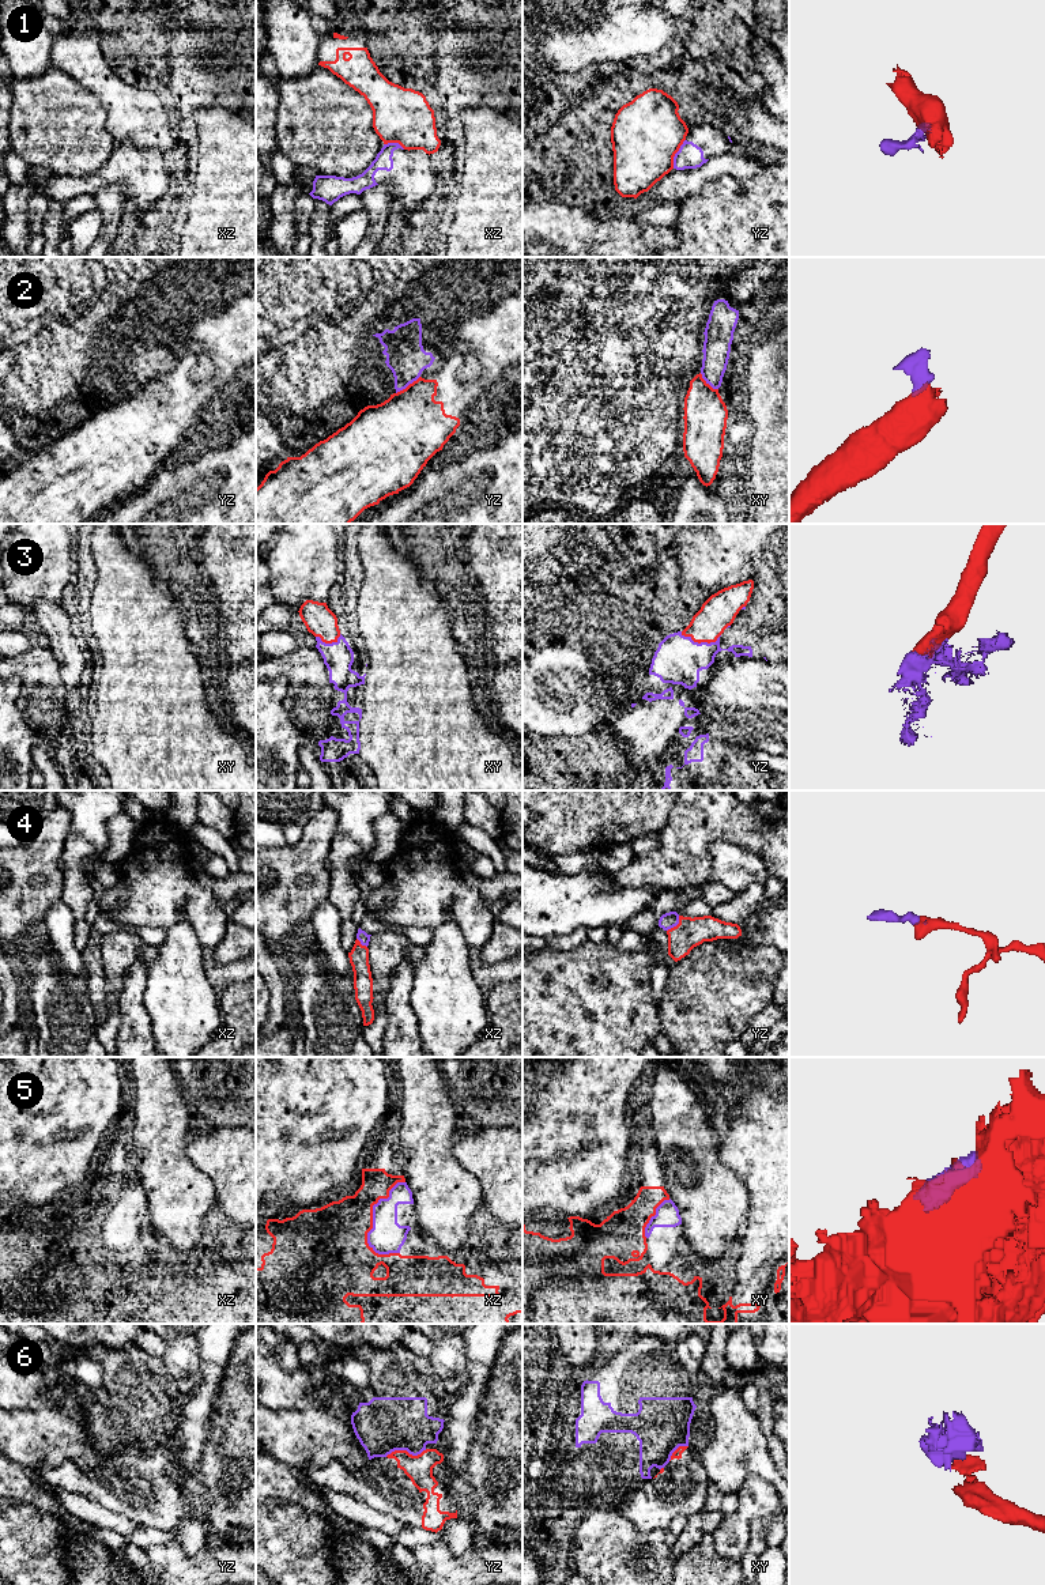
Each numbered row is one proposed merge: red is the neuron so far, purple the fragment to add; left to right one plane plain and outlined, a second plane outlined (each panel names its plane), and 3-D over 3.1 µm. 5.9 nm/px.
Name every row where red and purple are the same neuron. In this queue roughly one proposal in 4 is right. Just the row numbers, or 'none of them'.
3, 4

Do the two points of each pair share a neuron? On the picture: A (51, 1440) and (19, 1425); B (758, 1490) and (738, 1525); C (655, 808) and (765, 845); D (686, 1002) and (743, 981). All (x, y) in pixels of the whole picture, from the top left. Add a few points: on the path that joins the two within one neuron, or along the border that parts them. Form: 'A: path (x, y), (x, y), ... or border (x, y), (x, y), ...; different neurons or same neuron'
A: path (42, 1440), (33, 1438), (27, 1433); same neuron
B: path (757, 1498), (743, 1517); same neuron
C: border (674, 804), (668, 823), (660, 833); different neurons
D: path (700, 1002), (706, 1002), (713, 995), (730, 989); same neuron

